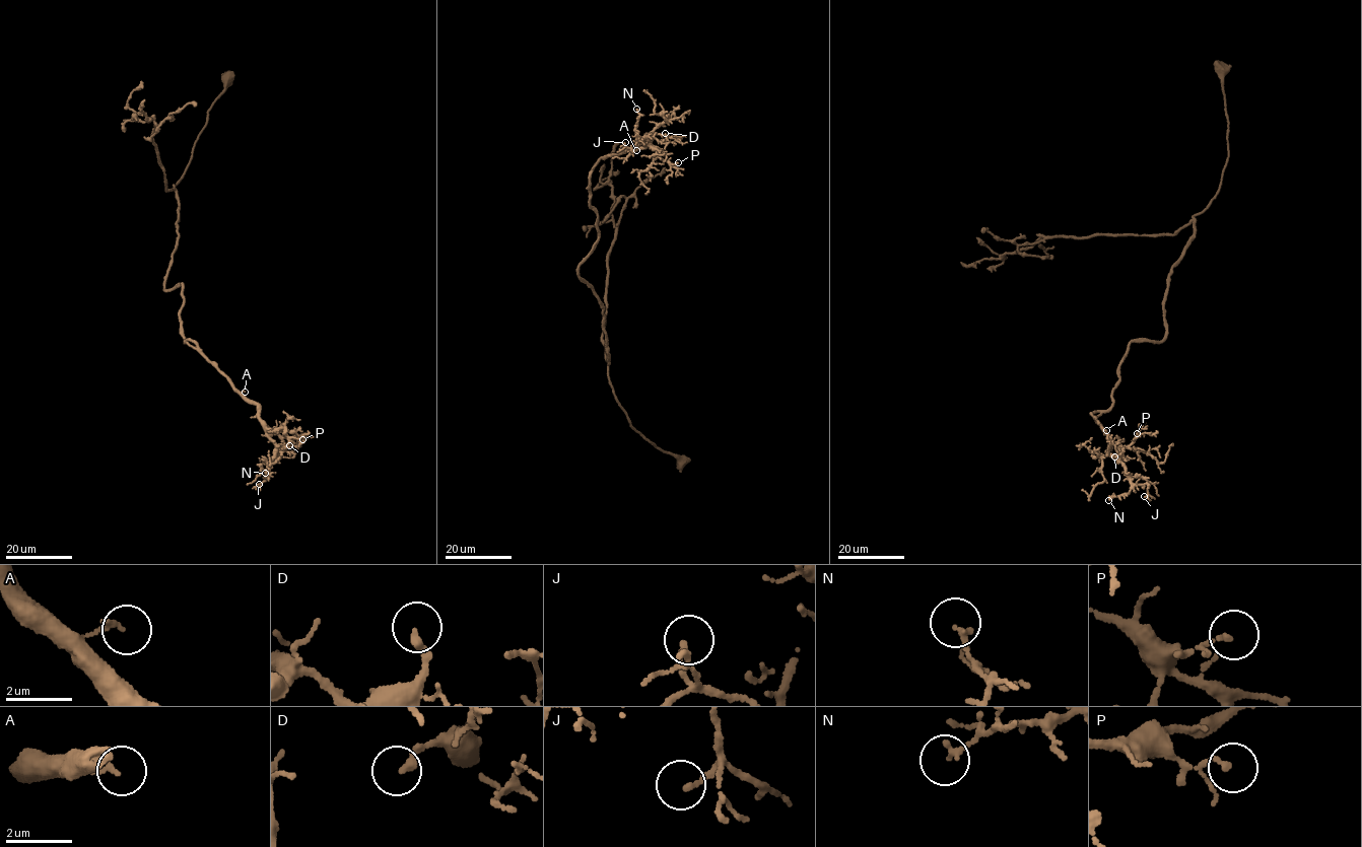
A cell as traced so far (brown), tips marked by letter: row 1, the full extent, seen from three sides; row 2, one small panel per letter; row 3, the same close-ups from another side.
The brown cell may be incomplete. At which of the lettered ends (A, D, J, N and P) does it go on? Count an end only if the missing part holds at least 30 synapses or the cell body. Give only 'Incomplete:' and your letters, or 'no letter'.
Incomplete: no letter

